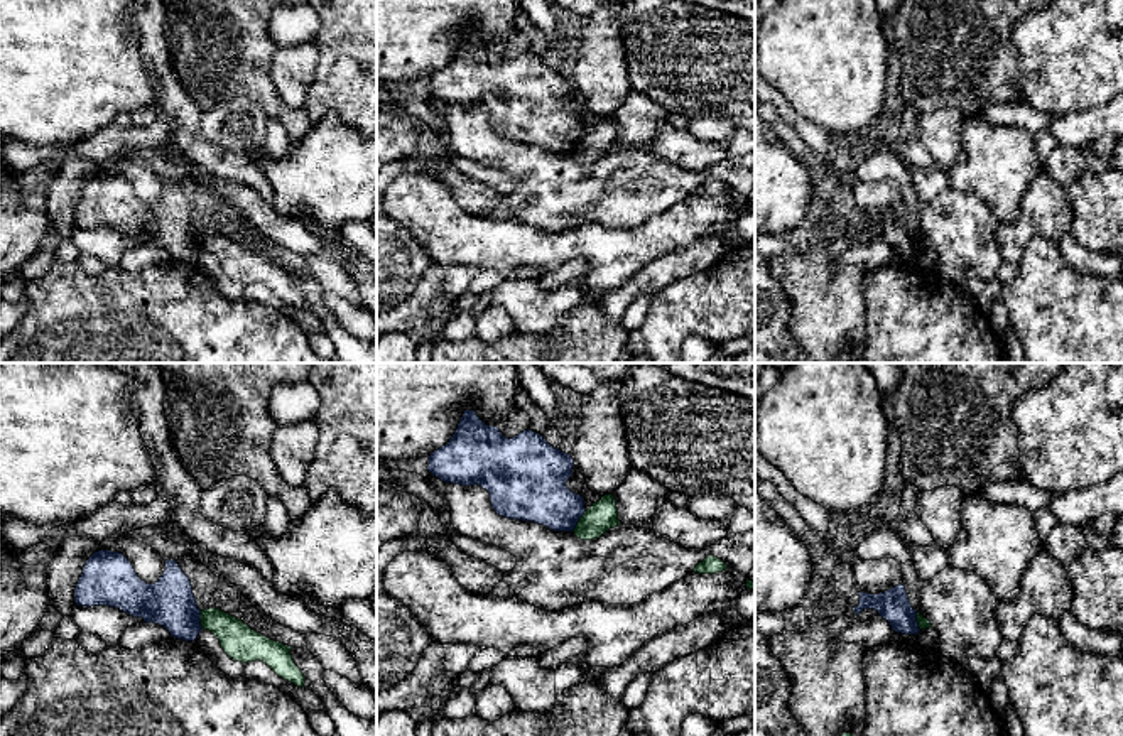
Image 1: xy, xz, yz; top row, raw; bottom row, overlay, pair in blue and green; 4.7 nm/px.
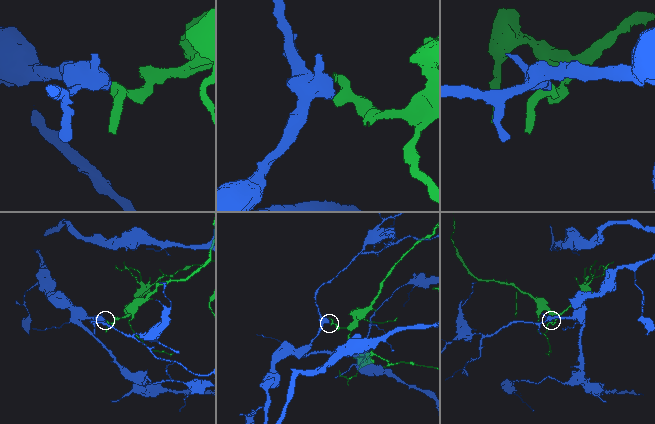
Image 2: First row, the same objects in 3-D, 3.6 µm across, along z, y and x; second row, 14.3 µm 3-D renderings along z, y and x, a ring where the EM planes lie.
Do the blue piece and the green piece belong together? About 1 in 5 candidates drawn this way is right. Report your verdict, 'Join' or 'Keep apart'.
Keep apart

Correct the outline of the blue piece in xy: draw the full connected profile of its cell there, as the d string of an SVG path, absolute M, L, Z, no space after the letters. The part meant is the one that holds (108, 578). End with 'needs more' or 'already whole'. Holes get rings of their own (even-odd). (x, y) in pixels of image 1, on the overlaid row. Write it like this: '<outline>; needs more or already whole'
M98 550L83 567L74 603L118 608L144 623L164 626L172 638L184 641L196 641L203 630L191 581L174 559L165 560L155 584L147 584L123 554Z; already whole

